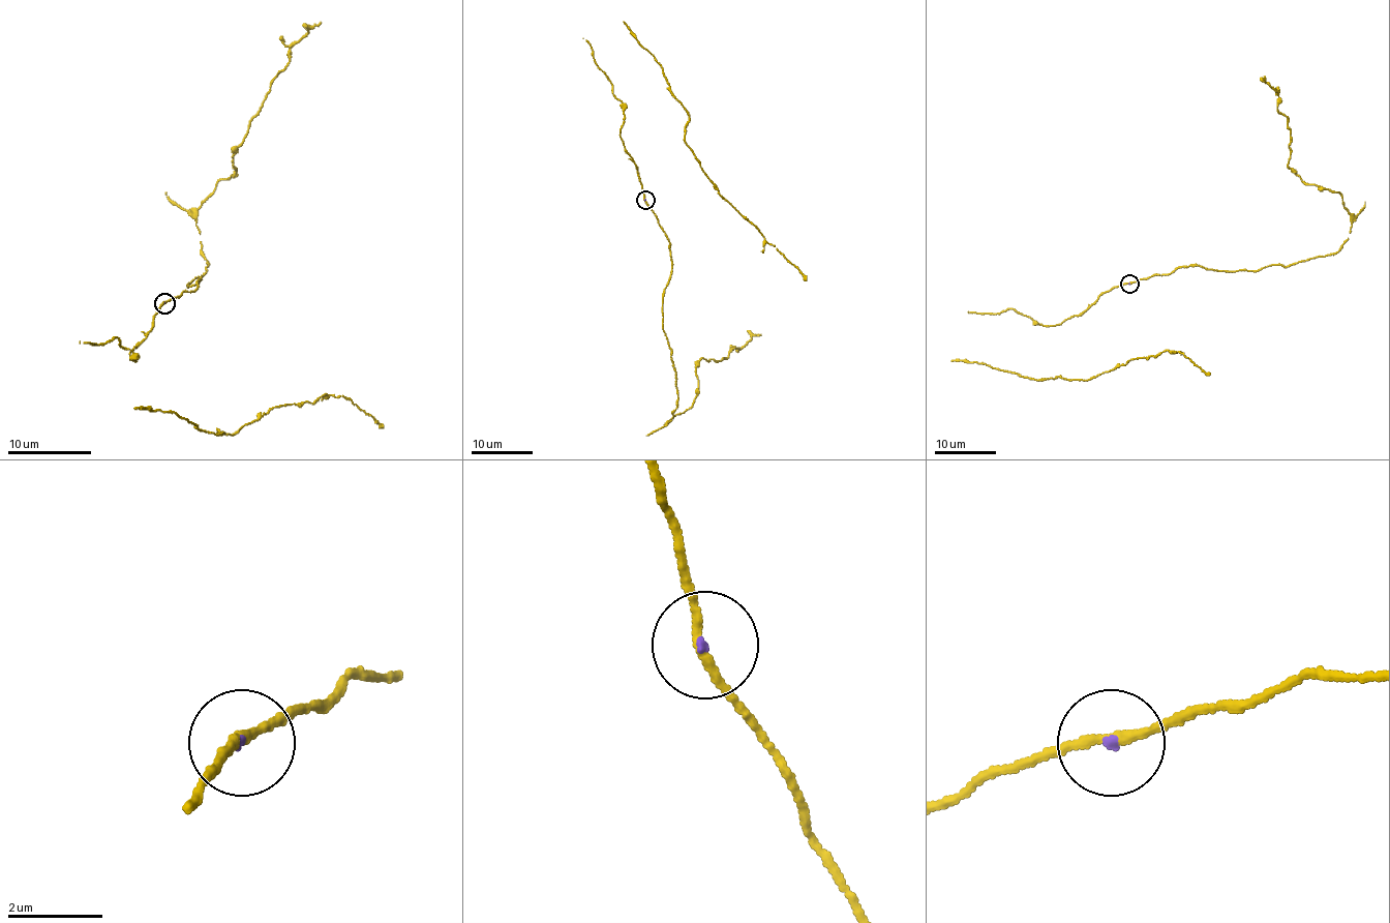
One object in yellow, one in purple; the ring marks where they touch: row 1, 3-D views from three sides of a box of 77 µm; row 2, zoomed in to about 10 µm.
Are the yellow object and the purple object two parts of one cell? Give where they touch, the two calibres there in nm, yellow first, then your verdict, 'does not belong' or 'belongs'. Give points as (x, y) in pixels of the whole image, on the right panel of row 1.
(1129, 284) | 200/60 nm | belongs

